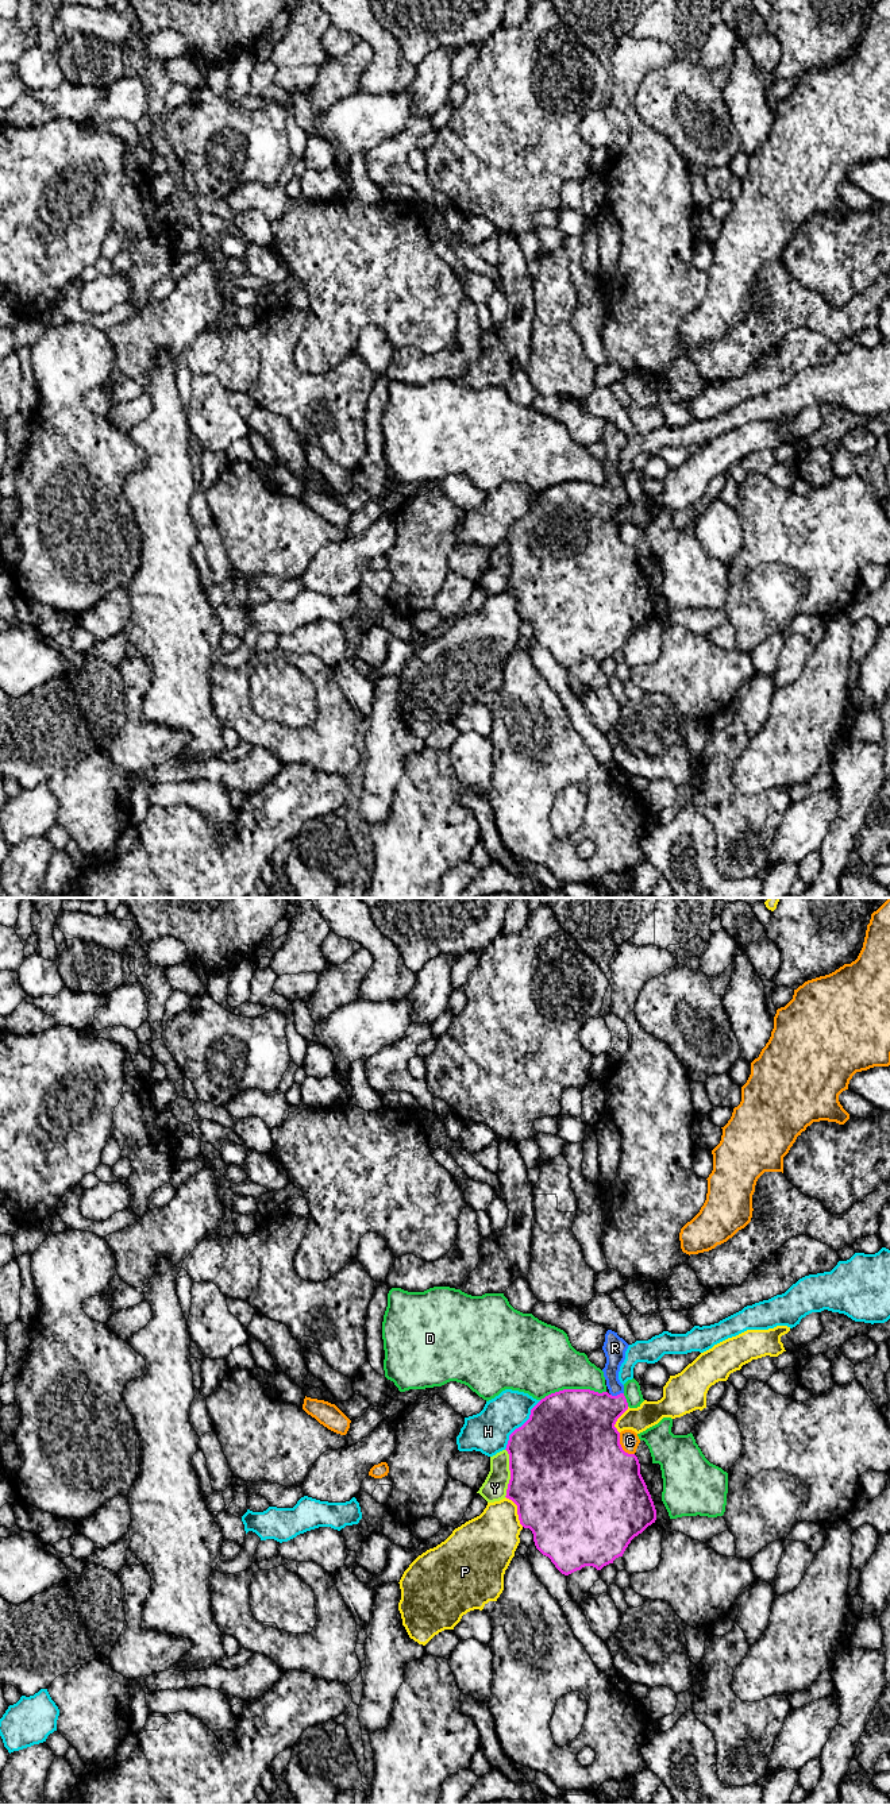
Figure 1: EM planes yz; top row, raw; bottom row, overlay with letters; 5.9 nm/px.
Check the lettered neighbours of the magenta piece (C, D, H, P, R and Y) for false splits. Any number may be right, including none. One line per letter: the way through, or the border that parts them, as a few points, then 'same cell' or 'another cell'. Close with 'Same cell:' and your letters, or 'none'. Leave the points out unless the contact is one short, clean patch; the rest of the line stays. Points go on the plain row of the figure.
C: another cell
D: another cell
H: another cell
P: another cell
R: way yz (584, 512), (601, 504), (617, 488), (613, 477), (615, 446); same cell
Y: another cell
Same cell: R

